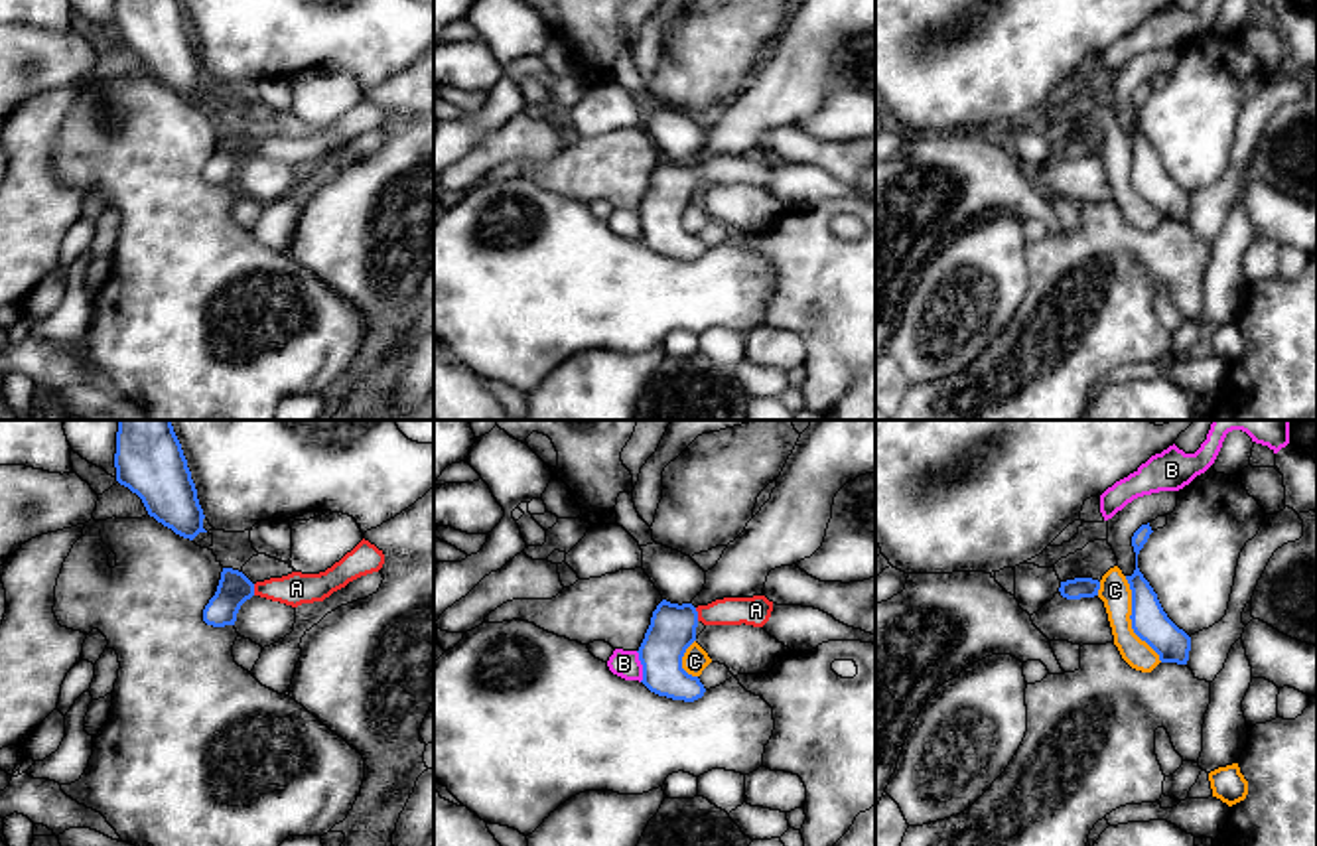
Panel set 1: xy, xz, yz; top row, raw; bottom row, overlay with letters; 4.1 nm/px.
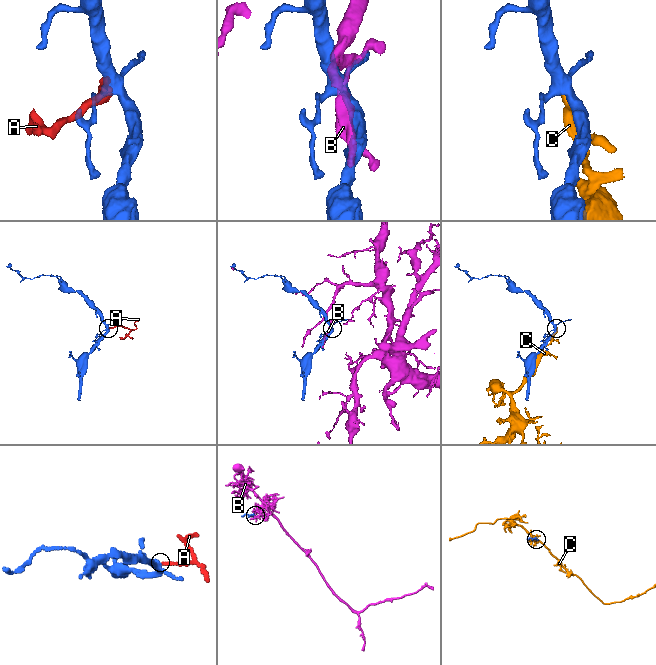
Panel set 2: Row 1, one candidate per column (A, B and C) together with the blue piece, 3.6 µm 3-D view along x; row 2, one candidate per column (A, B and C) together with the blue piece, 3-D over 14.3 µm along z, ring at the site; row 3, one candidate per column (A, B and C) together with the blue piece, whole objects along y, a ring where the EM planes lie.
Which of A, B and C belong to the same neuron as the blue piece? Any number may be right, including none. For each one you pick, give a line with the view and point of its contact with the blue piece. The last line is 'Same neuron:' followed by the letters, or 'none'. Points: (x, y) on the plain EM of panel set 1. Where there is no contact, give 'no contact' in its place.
A: contact xz (696, 172)
Same neuron: A

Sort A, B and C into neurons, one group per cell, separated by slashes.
A / B / C

